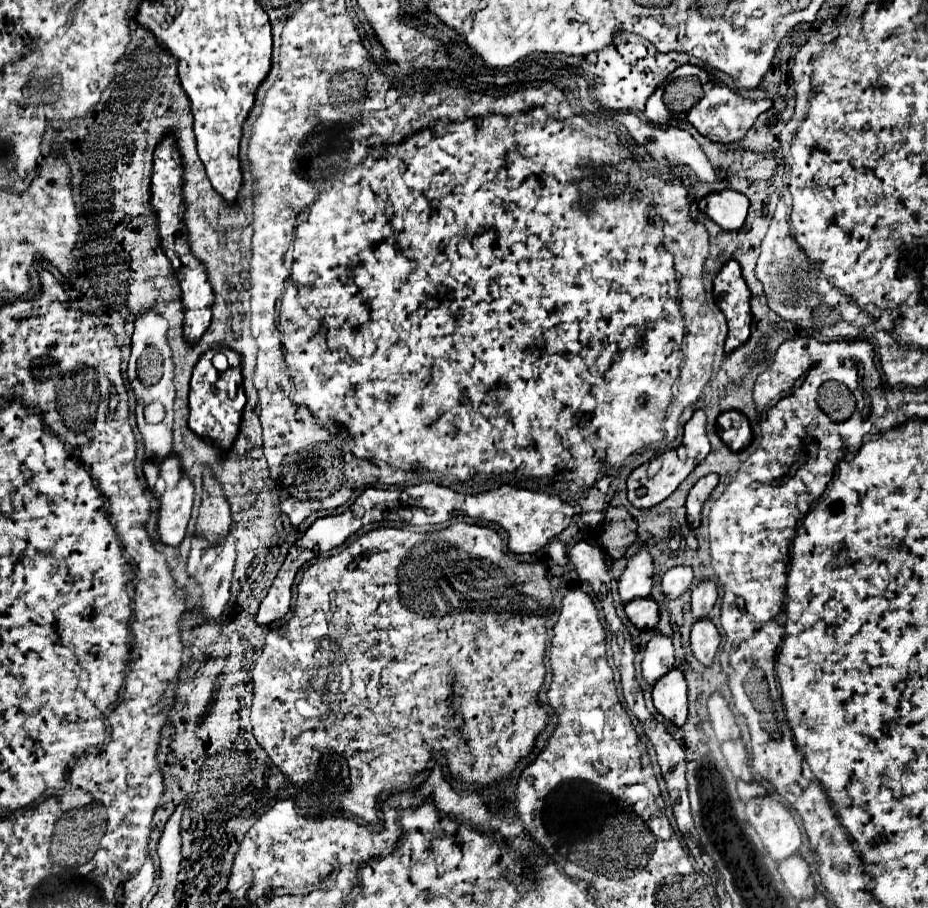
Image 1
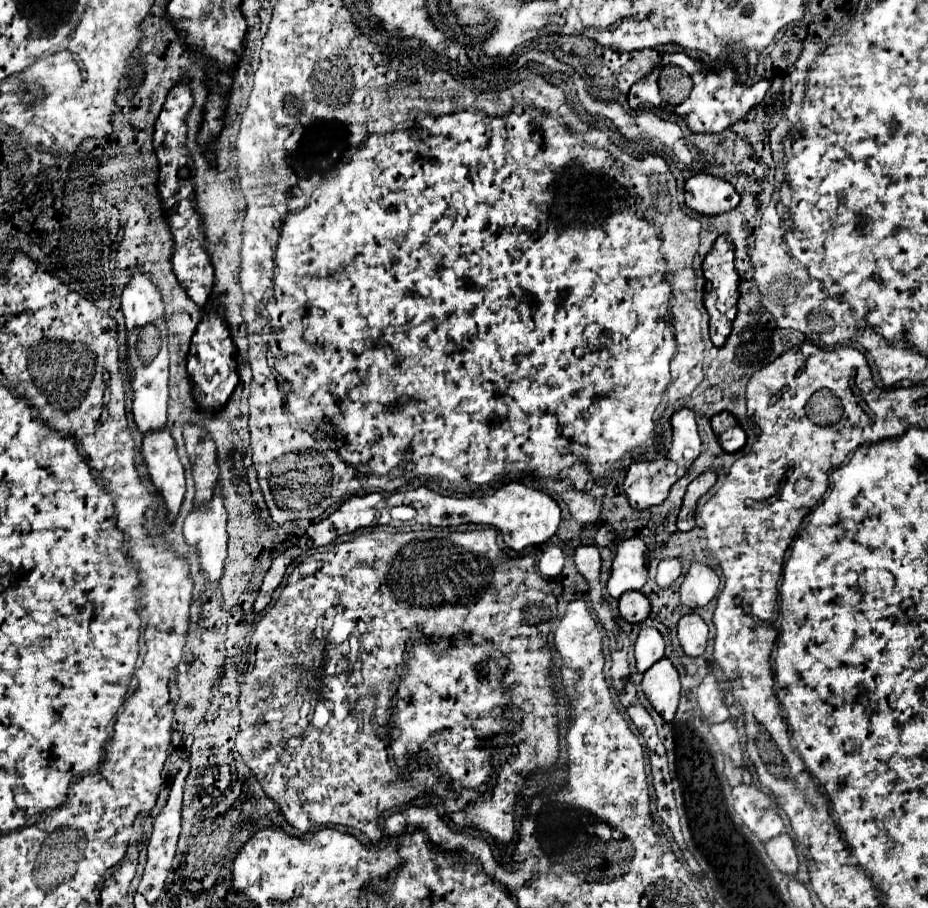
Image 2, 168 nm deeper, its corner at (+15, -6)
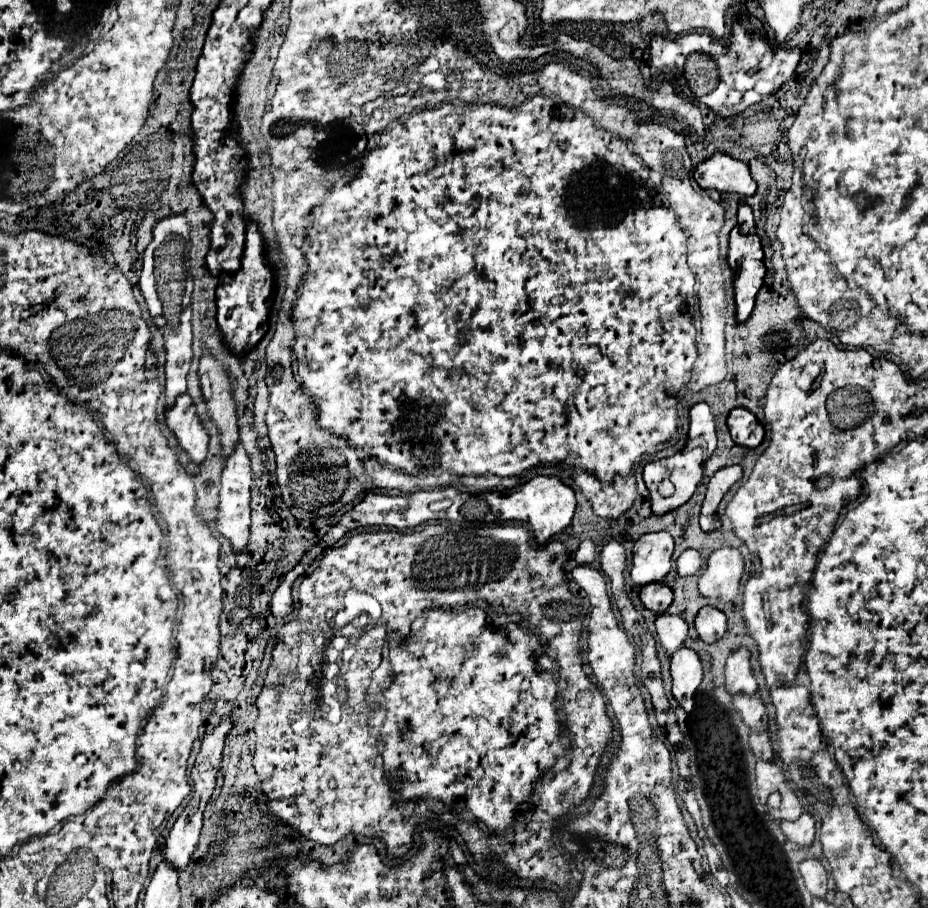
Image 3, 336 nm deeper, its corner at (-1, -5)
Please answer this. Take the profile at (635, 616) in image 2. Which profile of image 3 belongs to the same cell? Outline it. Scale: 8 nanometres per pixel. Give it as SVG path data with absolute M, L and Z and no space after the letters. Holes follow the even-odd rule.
M658 582L658 584L648 584L648 586L644 586L644 588L640 590L640 600L644 602L644 606L646 606L648 610L662 614L662 612L666 612L666 608L672 604L674 594L672 594L670 586Z

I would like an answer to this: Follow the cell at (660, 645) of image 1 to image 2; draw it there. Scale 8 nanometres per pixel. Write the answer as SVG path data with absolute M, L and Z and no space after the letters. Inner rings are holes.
M644 627L638 635L638 639L636 639L634 655L636 655L638 673L646 673L646 669L650 665L654 665L656 661L660 661L664 657L664 639L662 639L662 635L652 627Z

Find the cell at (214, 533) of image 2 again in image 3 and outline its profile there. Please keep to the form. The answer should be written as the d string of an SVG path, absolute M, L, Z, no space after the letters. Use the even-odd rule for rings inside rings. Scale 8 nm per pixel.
M238 442L232 454L226 458L226 466L222 470L222 490L218 504L218 530L224 538L228 538L234 546L234 552L242 552L248 536L250 536L250 488L252 488L252 466L246 448Z

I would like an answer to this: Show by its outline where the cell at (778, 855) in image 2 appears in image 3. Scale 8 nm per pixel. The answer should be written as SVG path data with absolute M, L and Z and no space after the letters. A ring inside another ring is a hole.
M804 812L798 820L794 822L782 822L782 832L786 834L788 840L794 844L810 844L814 840L814 816L810 812Z

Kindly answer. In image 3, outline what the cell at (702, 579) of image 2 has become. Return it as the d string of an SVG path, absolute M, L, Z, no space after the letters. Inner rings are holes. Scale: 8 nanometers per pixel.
M738 548L716 550L698 580L702 596L722 602L732 602L738 596L740 578L744 574L744 558Z

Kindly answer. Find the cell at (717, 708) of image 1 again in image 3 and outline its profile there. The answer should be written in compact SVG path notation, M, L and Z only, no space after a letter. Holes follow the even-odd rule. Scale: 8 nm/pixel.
M738 648L726 664L726 690L736 696L740 692L754 694L758 690L754 670L750 666L750 652L746 648Z

